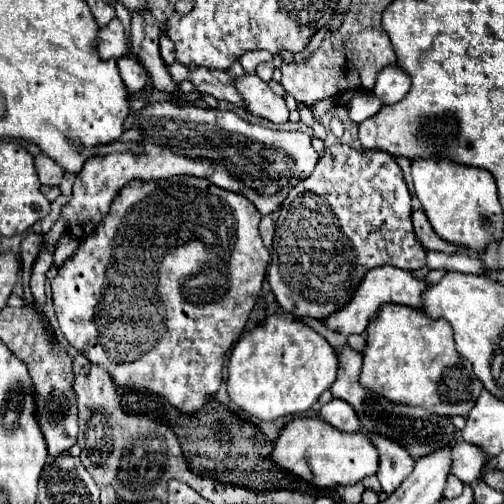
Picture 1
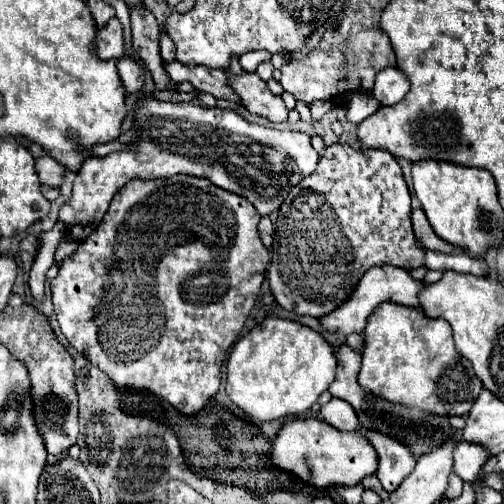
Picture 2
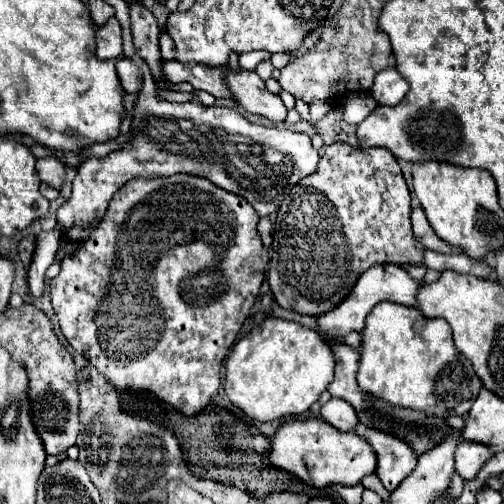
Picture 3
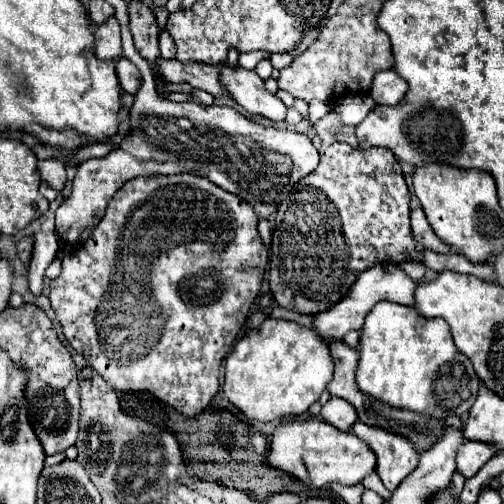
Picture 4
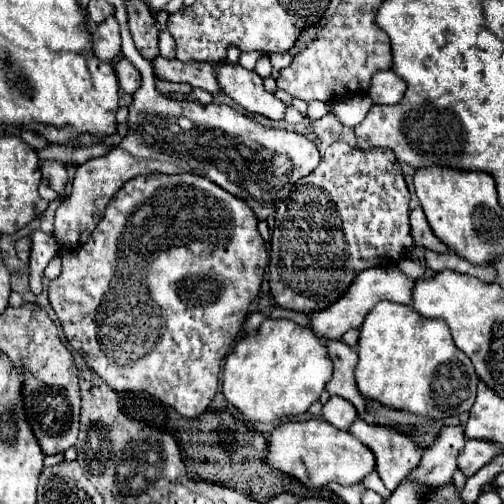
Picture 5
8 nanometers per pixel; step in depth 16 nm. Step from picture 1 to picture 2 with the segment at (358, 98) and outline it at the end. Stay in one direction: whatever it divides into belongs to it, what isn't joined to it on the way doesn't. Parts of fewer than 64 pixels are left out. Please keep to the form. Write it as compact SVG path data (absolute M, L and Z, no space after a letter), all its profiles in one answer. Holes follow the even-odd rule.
M356 92L346 104L346 118L354 124L360 124L368 116L372 116L382 104L370 92Z

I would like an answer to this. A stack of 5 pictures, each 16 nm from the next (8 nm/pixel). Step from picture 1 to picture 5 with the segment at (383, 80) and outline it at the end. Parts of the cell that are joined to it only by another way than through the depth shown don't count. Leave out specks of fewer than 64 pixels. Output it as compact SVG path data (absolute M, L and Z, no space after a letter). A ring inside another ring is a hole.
M392 70L378 72L368 88L368 96L372 96L376 104L398 104L404 92L406 92L406 82Z

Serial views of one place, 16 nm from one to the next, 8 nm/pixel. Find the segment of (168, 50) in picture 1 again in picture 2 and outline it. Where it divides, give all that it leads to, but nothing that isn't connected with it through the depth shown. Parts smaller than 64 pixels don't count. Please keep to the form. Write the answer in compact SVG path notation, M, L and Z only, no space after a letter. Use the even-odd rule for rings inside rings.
M162 32L160 36L160 54L164 62L174 62L174 44L166 32Z

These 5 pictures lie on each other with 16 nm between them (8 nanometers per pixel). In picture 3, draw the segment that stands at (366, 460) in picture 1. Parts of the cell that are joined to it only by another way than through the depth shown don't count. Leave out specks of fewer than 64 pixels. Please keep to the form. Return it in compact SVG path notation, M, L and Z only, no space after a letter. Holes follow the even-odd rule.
M318 418L284 422L272 438L272 450L268 458L272 466L298 476L302 482L316 488L330 484L354 486L364 476L376 472L376 452L362 436L356 432L340 432Z

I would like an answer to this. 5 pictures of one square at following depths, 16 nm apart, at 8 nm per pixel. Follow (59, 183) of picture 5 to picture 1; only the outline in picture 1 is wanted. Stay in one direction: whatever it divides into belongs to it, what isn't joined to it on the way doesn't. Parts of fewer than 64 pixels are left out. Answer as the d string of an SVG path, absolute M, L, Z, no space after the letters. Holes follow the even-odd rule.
M38 154L34 158L34 166L38 170L38 176L40 176L42 184L48 184L48 186L58 186L60 184L60 178L64 176L64 170L52 158L48 158L44 154Z

